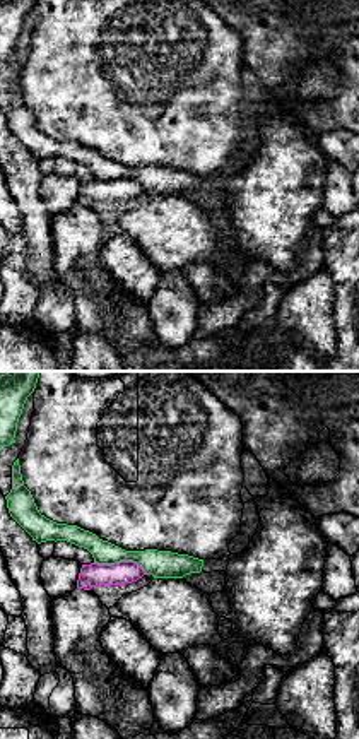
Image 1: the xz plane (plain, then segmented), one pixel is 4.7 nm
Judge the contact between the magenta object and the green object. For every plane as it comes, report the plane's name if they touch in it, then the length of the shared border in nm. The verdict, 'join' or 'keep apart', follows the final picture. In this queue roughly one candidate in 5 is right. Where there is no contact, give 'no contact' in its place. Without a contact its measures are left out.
xz | 260 nm

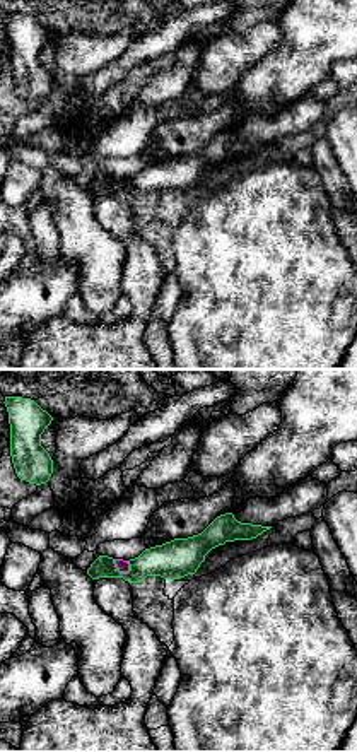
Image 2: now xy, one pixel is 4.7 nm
xy | 100 nm

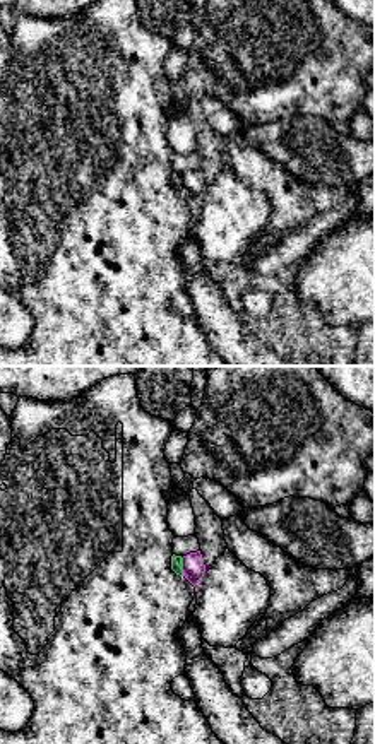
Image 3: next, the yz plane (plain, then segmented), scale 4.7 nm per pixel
yz | 90 nm

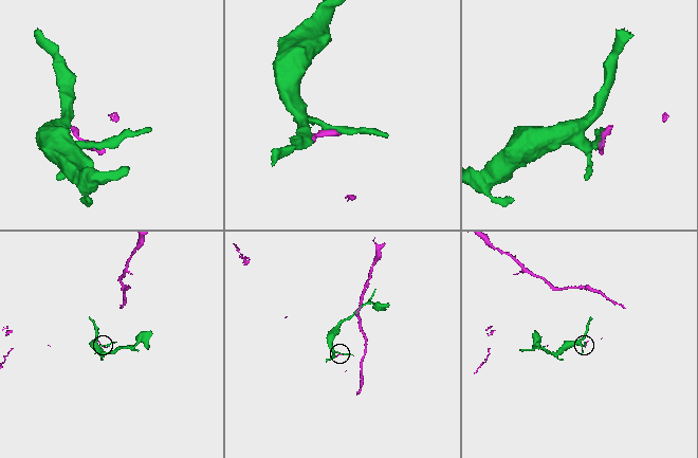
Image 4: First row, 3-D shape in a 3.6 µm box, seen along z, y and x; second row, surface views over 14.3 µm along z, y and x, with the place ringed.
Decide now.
keep apart

